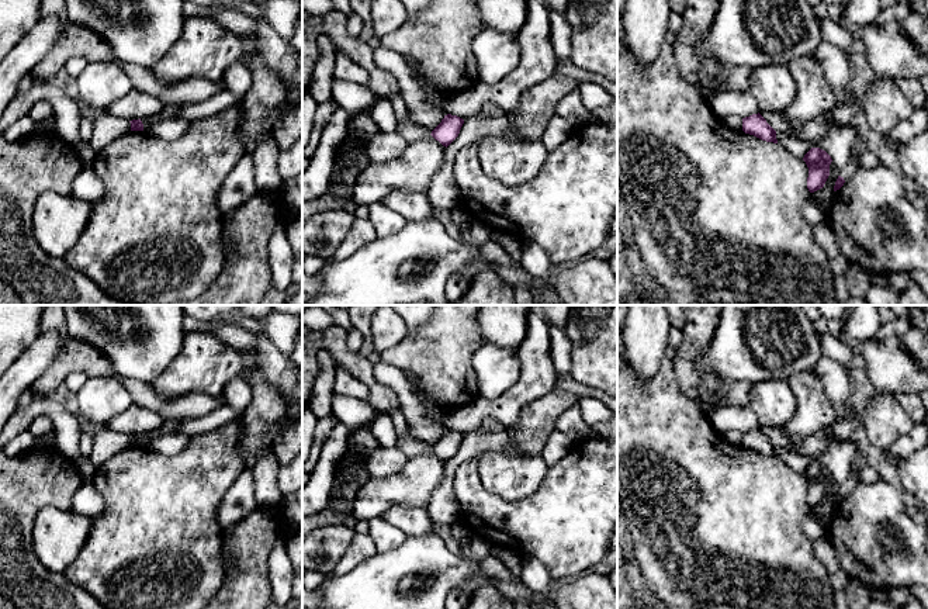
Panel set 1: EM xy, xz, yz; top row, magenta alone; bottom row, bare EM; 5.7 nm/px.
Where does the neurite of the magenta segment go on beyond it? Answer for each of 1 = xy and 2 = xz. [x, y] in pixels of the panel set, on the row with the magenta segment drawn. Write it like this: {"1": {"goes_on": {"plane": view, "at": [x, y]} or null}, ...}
{"1": {"goes_on": null}, "2": {"goes_on": null}}

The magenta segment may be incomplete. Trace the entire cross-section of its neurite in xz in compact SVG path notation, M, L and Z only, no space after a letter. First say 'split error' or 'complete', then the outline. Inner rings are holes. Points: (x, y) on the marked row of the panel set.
complete; M447 114L430 135L447 148L458 136L463 124L463 118Z

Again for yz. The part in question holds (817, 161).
complete; M811 148L803 158L808 167L807 188L814 193L824 187L830 176L830 165L832 162L831 156L820 149Z

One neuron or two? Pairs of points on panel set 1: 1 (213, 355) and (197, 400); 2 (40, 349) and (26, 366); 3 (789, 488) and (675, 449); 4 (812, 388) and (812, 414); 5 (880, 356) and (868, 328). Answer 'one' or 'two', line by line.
1: two
2: one
3: one
4: one
5: two

